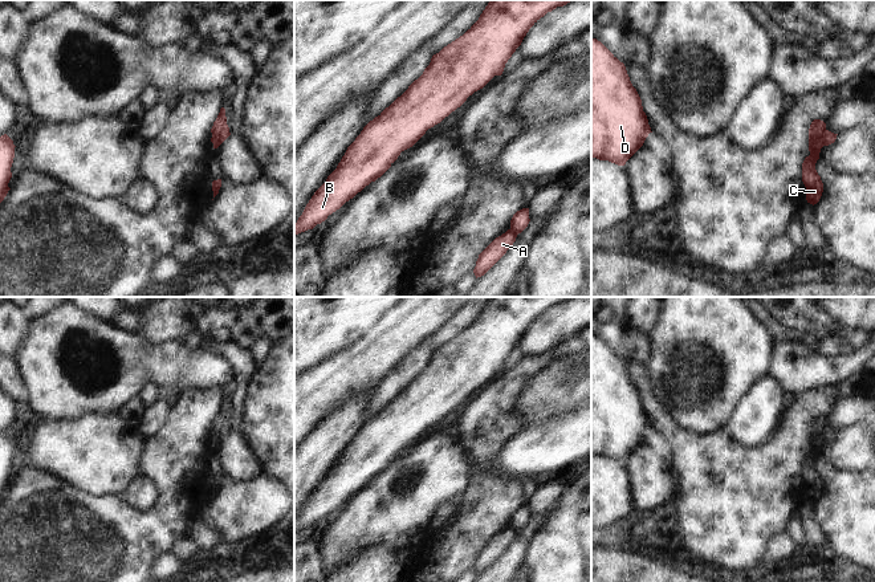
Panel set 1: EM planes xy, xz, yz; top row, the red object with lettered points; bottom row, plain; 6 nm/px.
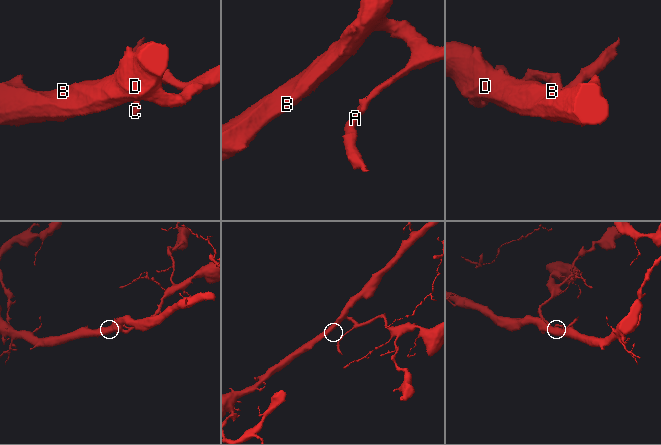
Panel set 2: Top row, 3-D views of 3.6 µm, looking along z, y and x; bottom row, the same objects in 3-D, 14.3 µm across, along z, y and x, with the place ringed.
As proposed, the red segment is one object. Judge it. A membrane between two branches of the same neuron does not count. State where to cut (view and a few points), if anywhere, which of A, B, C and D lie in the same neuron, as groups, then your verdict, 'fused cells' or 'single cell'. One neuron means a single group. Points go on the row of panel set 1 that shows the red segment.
cut in yz along (826, 130), (822, 137), (822, 145); A / B C D; fused cells

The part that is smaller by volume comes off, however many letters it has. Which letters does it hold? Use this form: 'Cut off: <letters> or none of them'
Cut off: A

